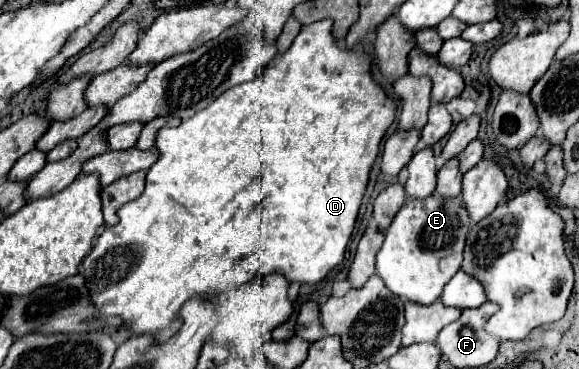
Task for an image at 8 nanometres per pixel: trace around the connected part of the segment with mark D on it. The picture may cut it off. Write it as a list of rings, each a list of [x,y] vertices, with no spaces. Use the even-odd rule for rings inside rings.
[[[324,19],[304,25],[300,29],[300,35],[290,45],[290,49],[282,55],[276,55],[266,65],[266,69],[258,73],[256,79],[224,91],[218,99],[214,99],[214,103],[210,103],[210,107],[198,111],[190,119],[182,121],[178,127],[162,127],[158,131],[156,147],[160,151],[160,157],[146,171],[146,189],[138,199],[118,209],[120,223],[114,227],[106,227],[104,233],[96,239],[88,257],[84,259],[86,285],[100,315],[104,317],[118,315],[122,317],[124,329],[128,333],[136,333],[136,335],[152,333],[160,341],[166,341],[178,331],[180,325],[180,321],[176,319],[178,309],[196,295],[212,299],[228,291],[230,287],[250,281],[258,273],[262,275],[282,273],[290,283],[298,281],[312,285],[322,281],[336,265],[344,261],[346,245],[350,241],[356,223],[356,215],[368,185],[368,177],[380,151],[380,141],[396,117],[396,101],[390,95],[386,95],[386,91],[372,79],[370,73],[372,55],[356,49],[340,49],[338,41],[332,35],[332,23],[334,23],[332,19]]]

